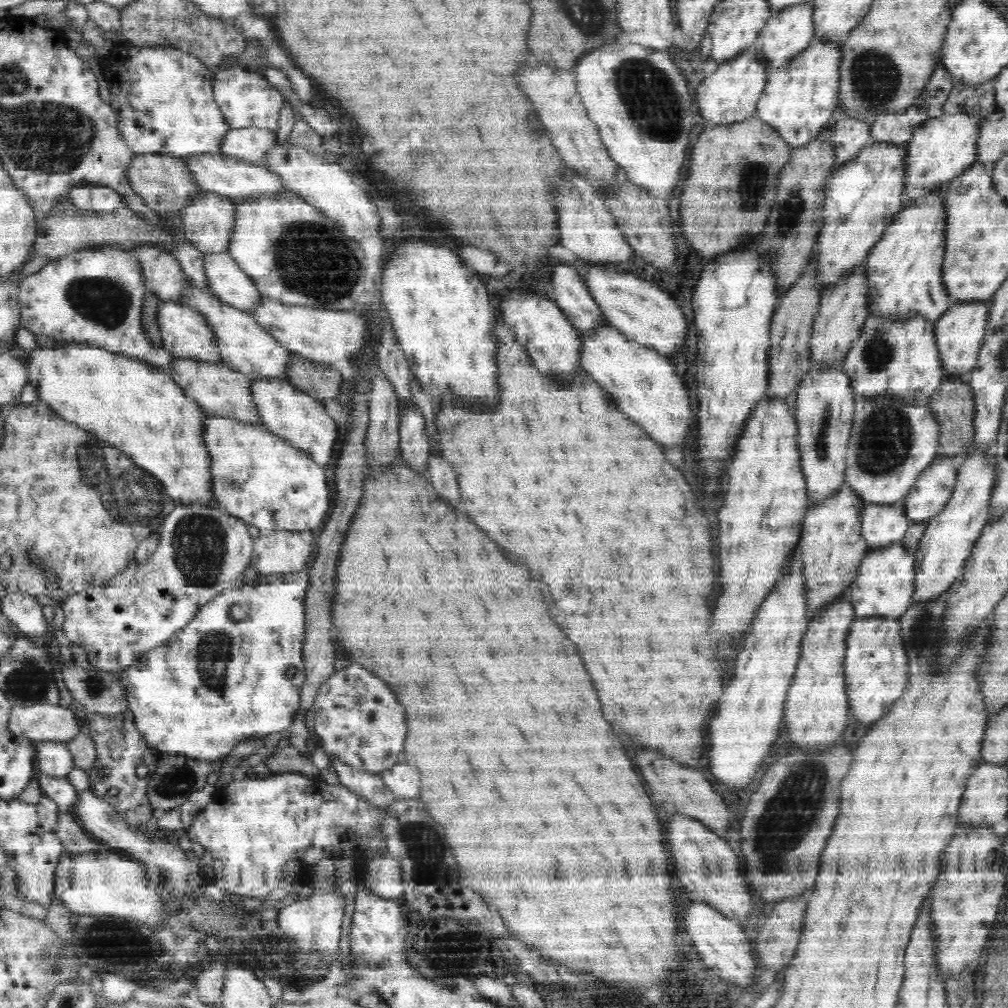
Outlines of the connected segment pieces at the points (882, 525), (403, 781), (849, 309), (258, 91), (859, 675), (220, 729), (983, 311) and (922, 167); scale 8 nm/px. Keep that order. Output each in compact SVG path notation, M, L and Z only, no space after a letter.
M906 495L896 502L867 503L862 513L862 534L870 548L901 540L911 520L905 507Z
M405 761L397 763L381 773L384 785L401 799L416 799L420 792L420 774Z
M866 262L842 272L840 278L826 284L822 291L821 304L816 315L811 338L813 362L843 360L854 339L858 338L864 320L871 312L872 294Z
M236 57L217 66L213 87L215 101L225 114L232 129L250 126L257 126L258 128L269 126L274 130L279 128L279 114L282 110L284 96L257 72L250 73L244 68L238 67Z
M870 614L857 618L847 638L844 667L851 715L869 728L886 714L906 684L908 657L902 645L898 617Z
M303 567L293 573L285 573L282 580L274 582L260 582L223 590L216 598L202 606L198 614L185 626L174 633L164 644L156 646L144 653L134 666L116 673L118 681L122 683L126 695L127 710L133 717L136 731L152 749L162 751L162 754L183 755L192 759L212 761L221 757L230 756L240 742L253 738L264 738L276 732L287 732L294 724L294 719L301 709L301 688L305 681L305 662L303 659L303 644L306 634L306 607L305 600L310 586L308 568Z
M954 300L937 318L937 341L946 376L966 375L972 370L989 331L990 301Z
M956 112L938 114L922 121L913 130L907 144L907 183L906 196L926 194L928 188L940 186L960 176L968 167L978 162L978 137L986 114L981 112Z

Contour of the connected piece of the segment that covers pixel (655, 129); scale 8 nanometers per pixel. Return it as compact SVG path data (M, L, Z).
M610 43L590 51L577 62L574 72L577 89L587 108L589 117L597 124L601 141L610 156L622 168L625 180L646 189L648 195L661 201L673 200L674 190L682 180L682 168L690 144L692 126L696 124L696 100L690 97L690 82L678 64L668 56L668 51L655 51L634 43L623 46Z

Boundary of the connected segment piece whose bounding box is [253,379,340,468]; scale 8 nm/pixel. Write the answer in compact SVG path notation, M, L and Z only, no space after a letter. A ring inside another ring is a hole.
M254 380L253 397L257 404L262 425L281 439L287 440L302 449L315 463L327 467L332 460L332 452L340 440L340 426L324 409L322 400L318 400L306 391L296 388L288 381Z

